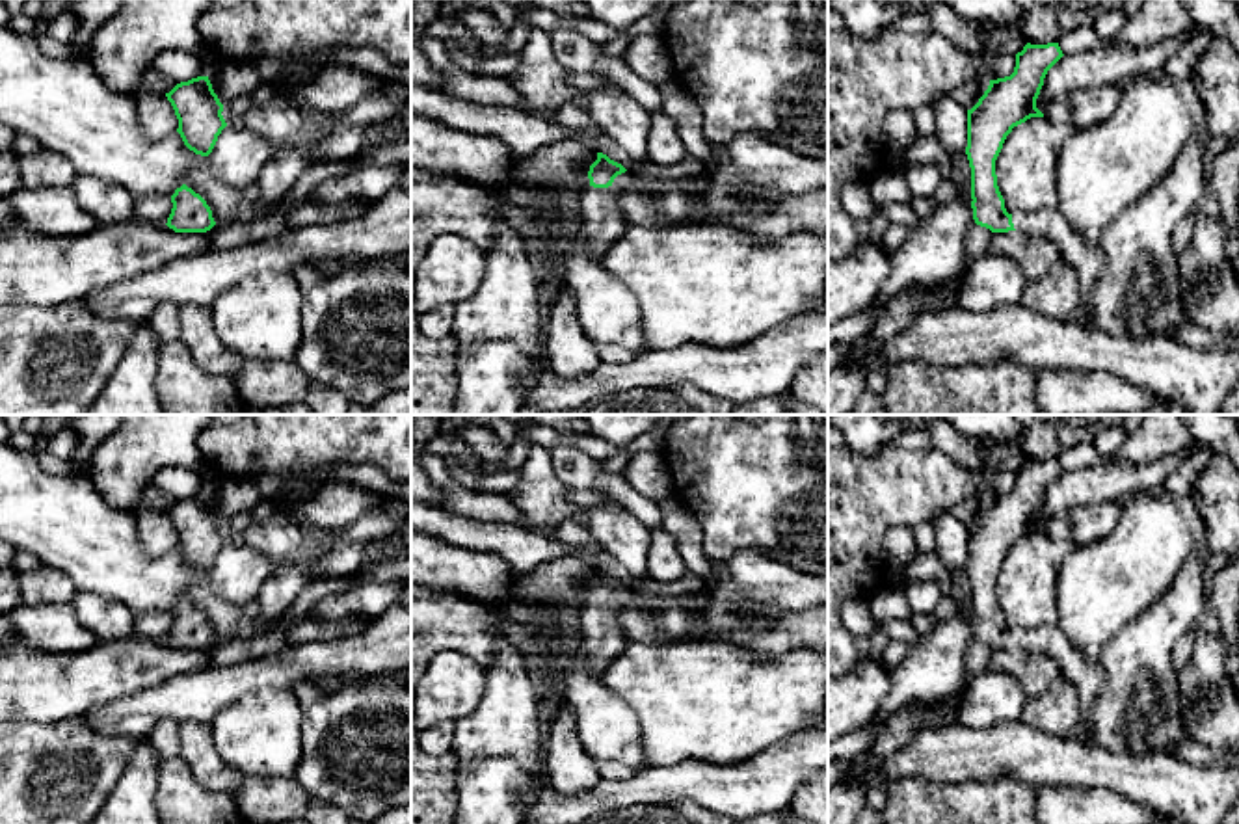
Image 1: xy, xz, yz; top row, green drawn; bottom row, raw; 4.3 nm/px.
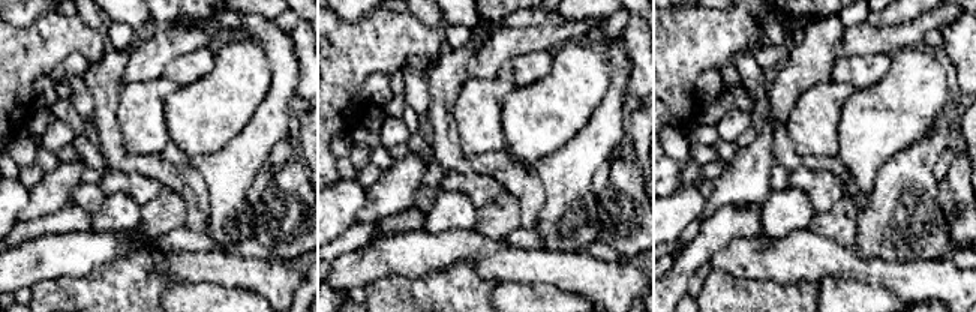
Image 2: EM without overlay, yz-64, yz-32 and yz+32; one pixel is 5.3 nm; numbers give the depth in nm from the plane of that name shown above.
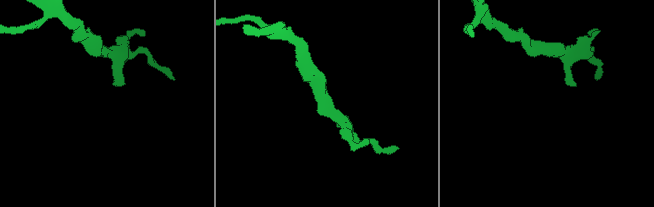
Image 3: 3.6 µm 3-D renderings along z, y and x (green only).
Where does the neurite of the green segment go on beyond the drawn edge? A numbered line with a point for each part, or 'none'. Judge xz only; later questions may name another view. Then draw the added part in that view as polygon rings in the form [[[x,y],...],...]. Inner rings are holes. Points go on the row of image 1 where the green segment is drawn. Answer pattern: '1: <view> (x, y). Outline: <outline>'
1: xz (601, 222). Outline: [[[590,186],[579,195],[579,244],[586,255],[601,264],[606,249],[623,234],[627,221],[620,210],[620,193],[614,186]]]

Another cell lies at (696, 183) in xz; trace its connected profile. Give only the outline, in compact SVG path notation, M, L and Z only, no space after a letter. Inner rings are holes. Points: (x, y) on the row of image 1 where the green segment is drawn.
M634 175L634 179L638 180L638 184L670 182L670 184L675 184L683 192L688 192L688 193L699 193L699 192L705 192L707 188L714 186L714 182L709 177L701 177L701 175L683 177L683 179L677 179L677 180L659 180L659 179L647 179L644 175Z

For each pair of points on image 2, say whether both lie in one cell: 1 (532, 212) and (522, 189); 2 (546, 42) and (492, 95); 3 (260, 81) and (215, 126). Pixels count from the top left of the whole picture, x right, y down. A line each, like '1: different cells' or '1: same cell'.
1: same cell
2: different cells
3: same cell

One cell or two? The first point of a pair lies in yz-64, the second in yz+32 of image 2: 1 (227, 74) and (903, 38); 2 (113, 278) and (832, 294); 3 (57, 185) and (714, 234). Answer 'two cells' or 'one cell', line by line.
1: two cells
2: two cells
3: two cells

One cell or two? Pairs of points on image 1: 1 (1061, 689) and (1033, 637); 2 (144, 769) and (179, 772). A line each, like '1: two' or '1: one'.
1: two
2: two

